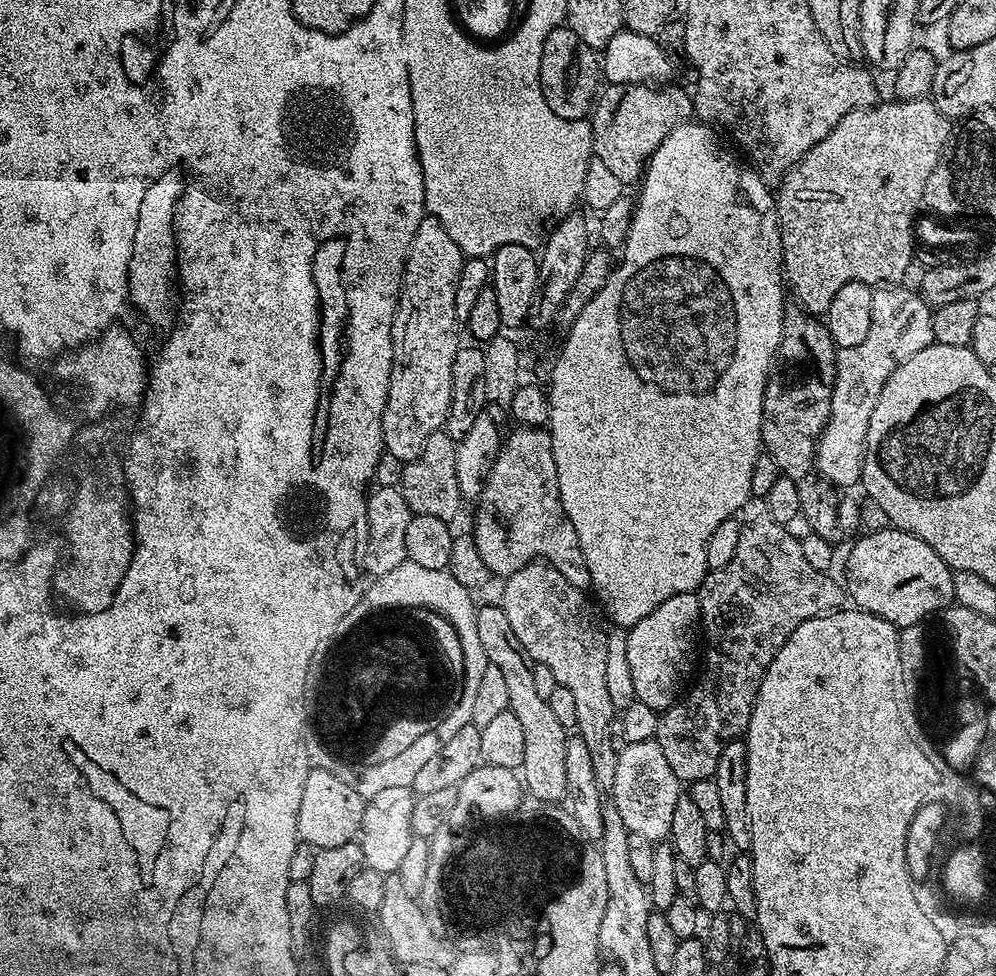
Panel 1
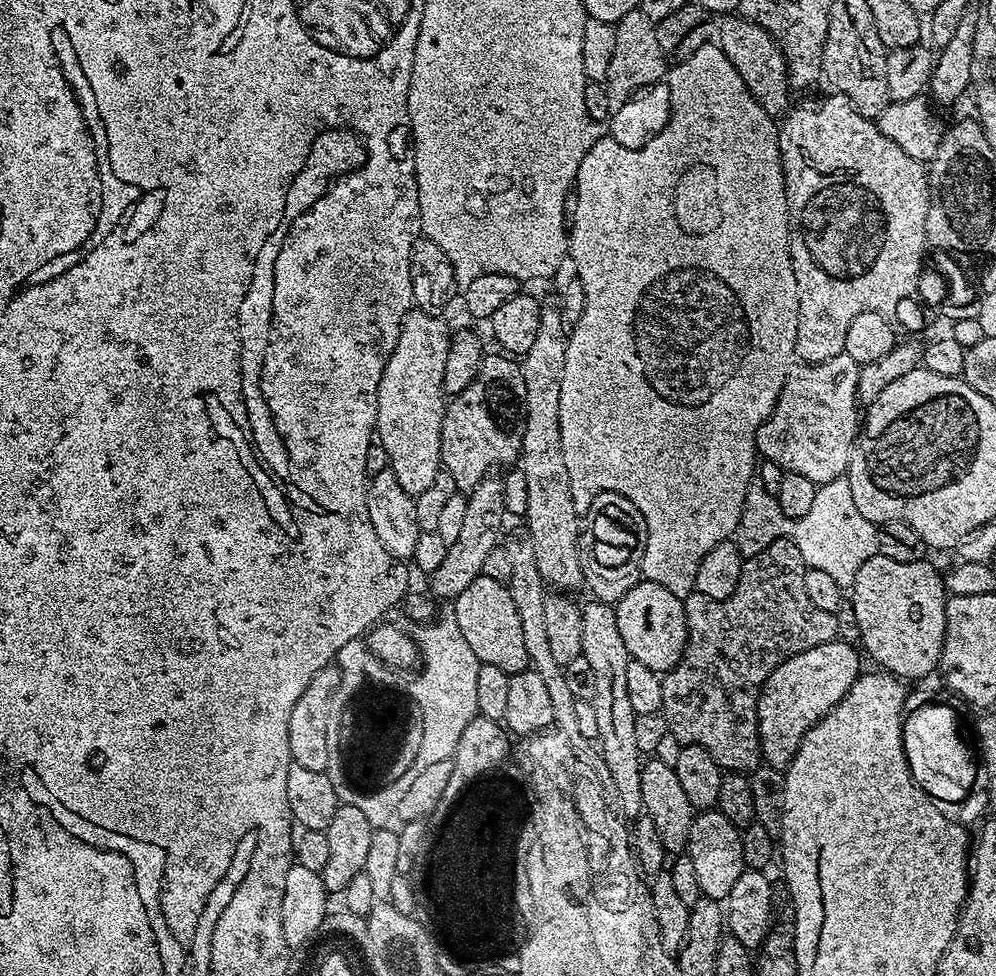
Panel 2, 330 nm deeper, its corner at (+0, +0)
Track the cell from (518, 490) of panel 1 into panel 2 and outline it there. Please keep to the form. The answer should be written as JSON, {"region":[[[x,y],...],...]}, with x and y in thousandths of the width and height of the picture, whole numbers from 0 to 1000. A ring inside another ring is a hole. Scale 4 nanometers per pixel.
{"region":[[[597,613],[591,614],[591,619],[582,623],[584,662],[582,671],[587,672],[592,677],[592,683],[596,686],[597,706],[596,715],[593,717],[596,723],[596,733],[600,735],[600,769],[605,775],[612,794],[616,797],[616,802],[620,807],[620,818],[627,835],[631,838],[638,838],[645,832],[645,773],[641,768],[641,760],[637,753],[637,740],[639,739],[639,728],[637,723],[633,723],[633,714],[629,708],[629,682],[633,675],[629,666],[629,658],[624,658],[624,650],[620,647],[620,633],[615,620],[607,619]]]}

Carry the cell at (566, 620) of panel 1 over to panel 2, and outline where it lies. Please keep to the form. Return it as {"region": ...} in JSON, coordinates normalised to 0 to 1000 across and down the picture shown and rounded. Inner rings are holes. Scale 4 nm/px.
{"region":[[[547,310],[542,317],[540,343],[528,359],[528,363],[521,370],[524,379],[524,391],[528,391],[528,428],[526,429],[526,444],[524,445],[524,461],[520,478],[528,486],[529,515],[526,529],[530,533],[529,548],[534,550],[536,557],[536,572],[539,573],[540,587],[547,599],[558,605],[583,601],[586,598],[584,576],[582,575],[582,547],[584,533],[576,518],[576,510],[572,506],[572,486],[568,486],[568,473],[564,470],[564,441],[560,432],[560,408],[564,400],[564,379],[568,375],[568,355],[570,344],[564,338],[562,317],[557,310]]]}

